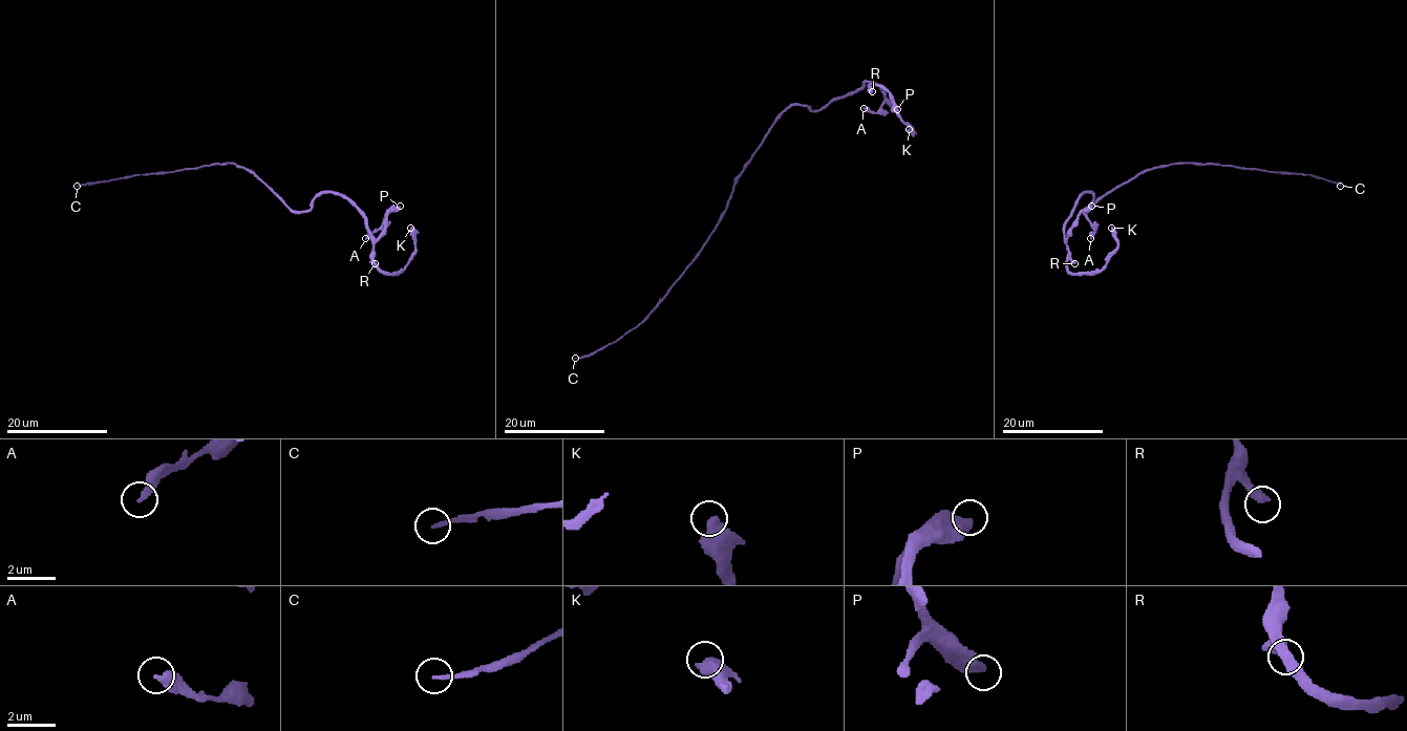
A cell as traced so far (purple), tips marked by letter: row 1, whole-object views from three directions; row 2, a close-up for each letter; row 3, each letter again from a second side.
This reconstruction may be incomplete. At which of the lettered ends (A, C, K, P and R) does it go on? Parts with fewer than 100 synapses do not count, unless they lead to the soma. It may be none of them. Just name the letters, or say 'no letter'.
C

